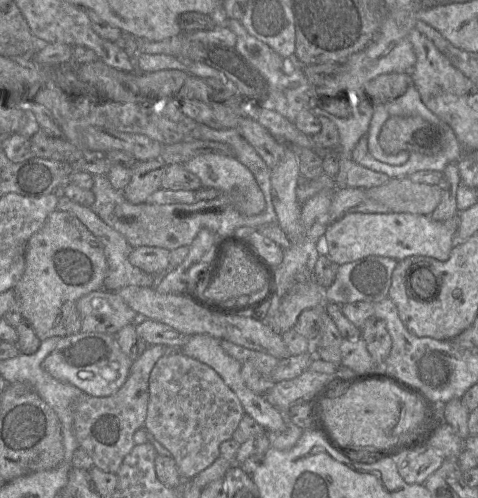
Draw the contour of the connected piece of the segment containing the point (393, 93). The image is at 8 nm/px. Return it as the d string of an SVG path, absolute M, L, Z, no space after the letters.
M409 72L380 74L365 85L365 93L373 105L386 103L405 93L412 83Z

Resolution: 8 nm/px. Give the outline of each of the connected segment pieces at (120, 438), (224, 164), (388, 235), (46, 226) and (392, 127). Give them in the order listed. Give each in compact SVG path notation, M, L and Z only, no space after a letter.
M129 374L123 386L113 395L107 397L95 397L83 394L74 403L73 419L74 433L79 447L84 449L92 458L94 466L98 469L117 474L124 458L136 445L134 433L144 427L149 402L149 380L143 380L141 374Z
M213 153L202 154L188 160L183 165L189 172L200 179L203 187L215 188L220 190L224 195L230 196L234 205L241 213L253 216L265 210L265 198L254 175L235 156Z
M350 213L330 223L323 235L322 251L337 265L368 256L381 256L396 261L411 256L427 256L439 261L448 260L456 244L457 216L435 221L430 216L412 213Z
M56 209L27 242L25 271L13 289L15 300L20 306L22 317L30 322L41 341L54 336L69 336L81 331L81 317L76 309L76 302L81 297L102 289L107 273L107 258L100 240L75 215Z
M390 116L379 133L379 145L386 154L406 150L431 156L442 148L439 128L420 116Z

